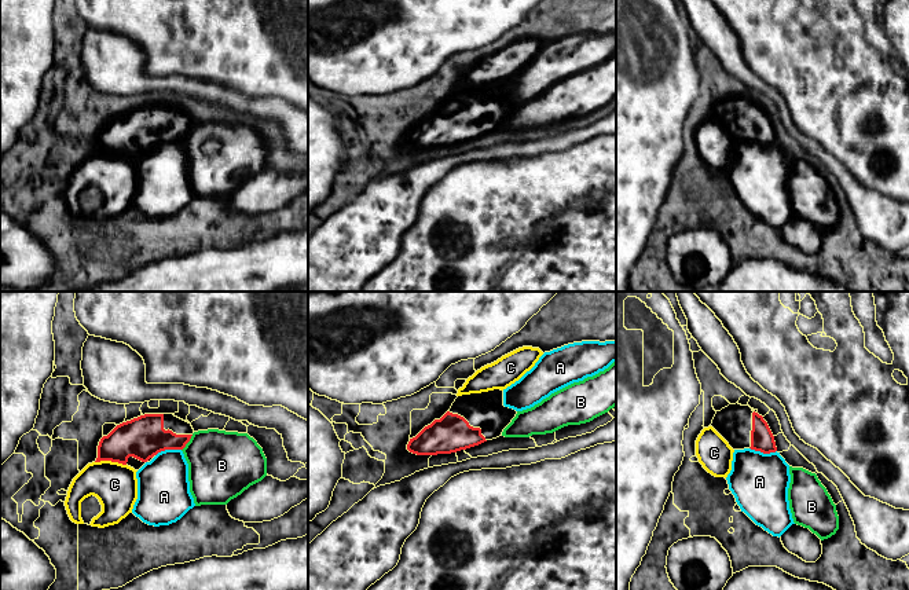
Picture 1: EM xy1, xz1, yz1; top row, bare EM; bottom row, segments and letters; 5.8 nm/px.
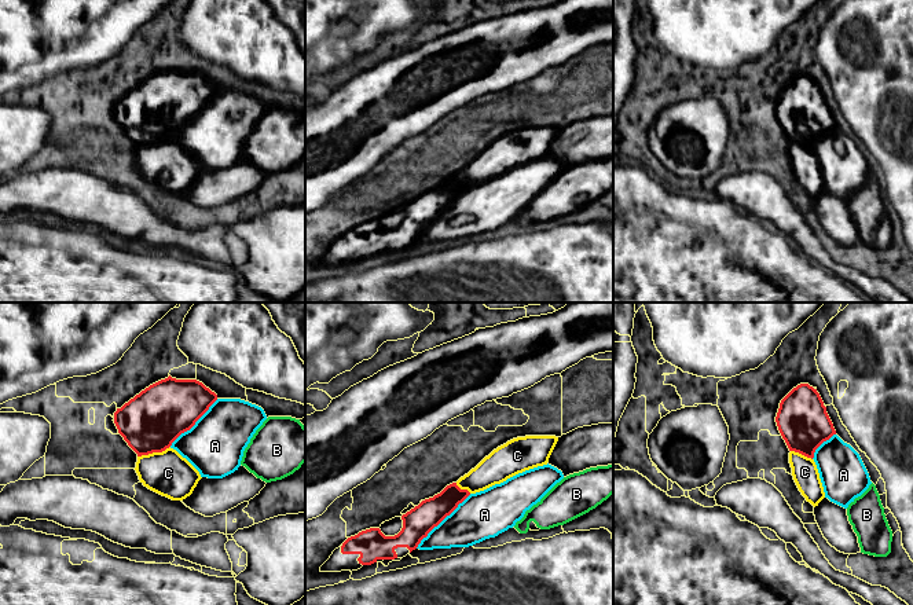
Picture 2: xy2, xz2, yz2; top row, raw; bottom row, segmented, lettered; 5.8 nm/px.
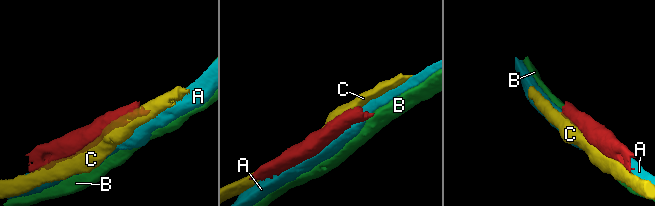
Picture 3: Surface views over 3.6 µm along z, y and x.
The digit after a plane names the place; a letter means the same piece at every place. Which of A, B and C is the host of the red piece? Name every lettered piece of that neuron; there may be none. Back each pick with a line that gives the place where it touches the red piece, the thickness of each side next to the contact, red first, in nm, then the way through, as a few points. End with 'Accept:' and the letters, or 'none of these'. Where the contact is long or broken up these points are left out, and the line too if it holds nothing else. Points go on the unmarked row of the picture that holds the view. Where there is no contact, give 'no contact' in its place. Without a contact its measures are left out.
Accept: none of these

